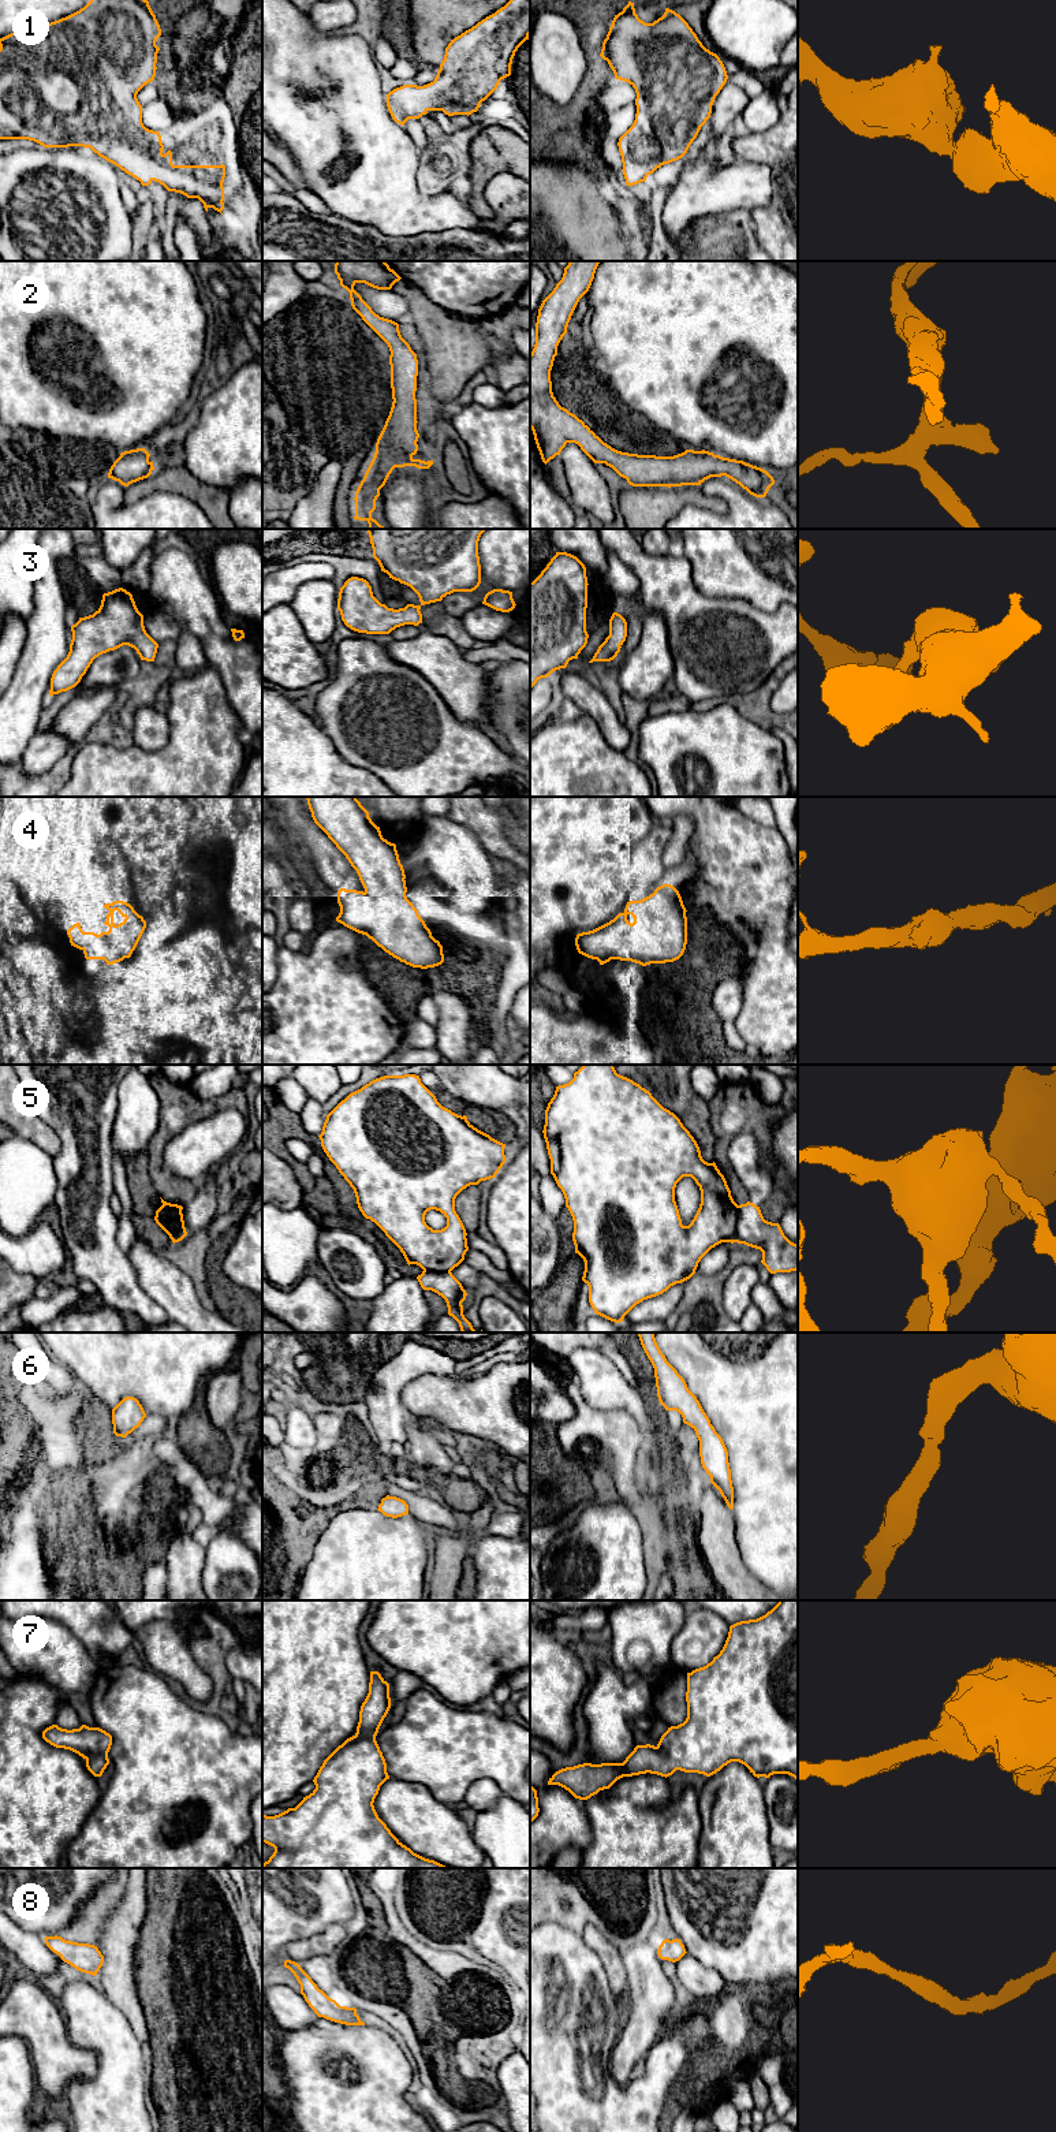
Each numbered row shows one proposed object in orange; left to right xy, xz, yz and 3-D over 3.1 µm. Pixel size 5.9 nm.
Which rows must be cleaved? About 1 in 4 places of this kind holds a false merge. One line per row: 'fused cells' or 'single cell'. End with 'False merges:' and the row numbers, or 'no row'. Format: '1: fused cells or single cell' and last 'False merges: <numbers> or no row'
1: single cell
2: single cell
3: single cell
4: single cell
5: fused cells
6: single cell
7: single cell
8: single cell
False merges: 5

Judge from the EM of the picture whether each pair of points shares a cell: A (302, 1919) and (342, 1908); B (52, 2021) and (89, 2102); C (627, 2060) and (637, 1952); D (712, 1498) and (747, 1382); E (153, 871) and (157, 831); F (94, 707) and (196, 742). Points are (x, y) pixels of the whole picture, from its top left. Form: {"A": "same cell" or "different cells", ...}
{"A": "same cell", "B": "different cells", "C": "same cell", "D": "different cells", "E": "same cell", "F": "different cells"}

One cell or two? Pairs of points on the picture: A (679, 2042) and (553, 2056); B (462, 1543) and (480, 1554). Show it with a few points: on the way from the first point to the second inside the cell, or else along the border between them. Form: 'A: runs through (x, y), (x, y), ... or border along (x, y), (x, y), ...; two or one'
A: runs through (650, 2073), (631, 2093), (590, 2093), (585, 2087); one
B: border along (484, 1532), (476, 1539), (469, 1554); two

